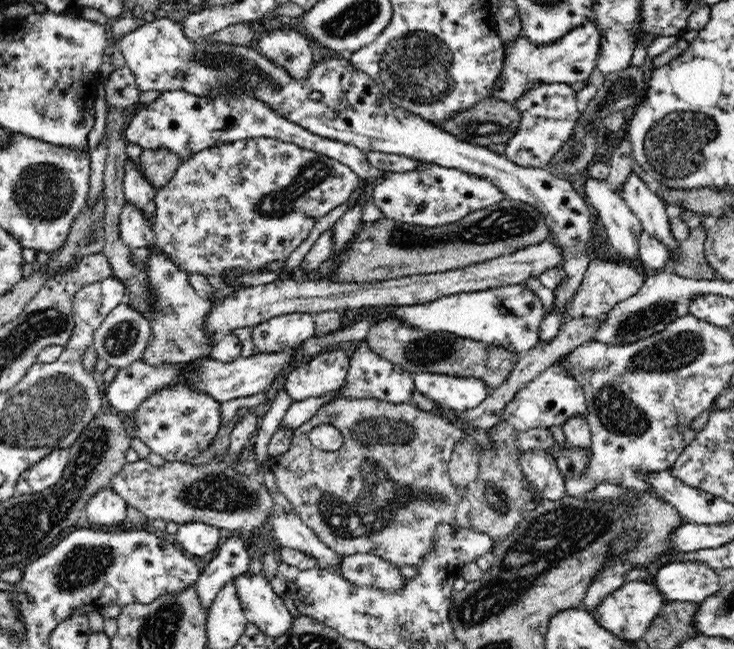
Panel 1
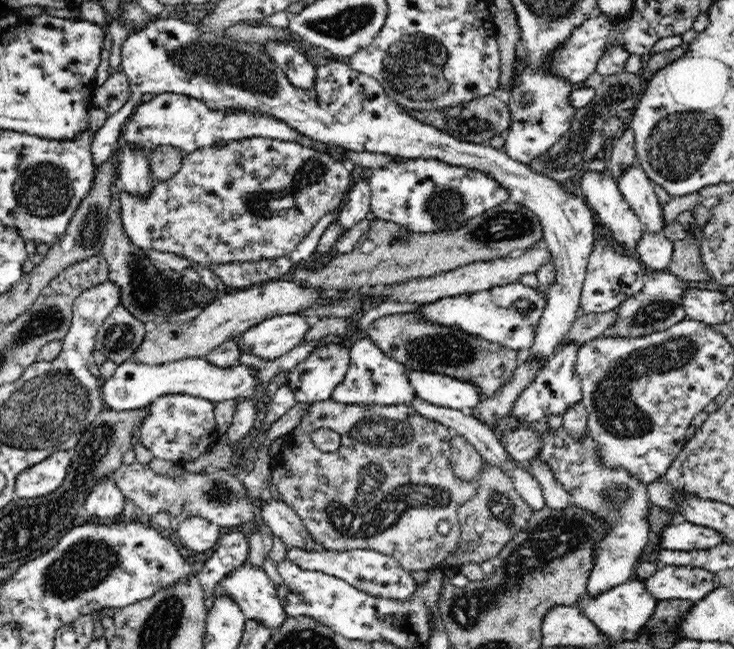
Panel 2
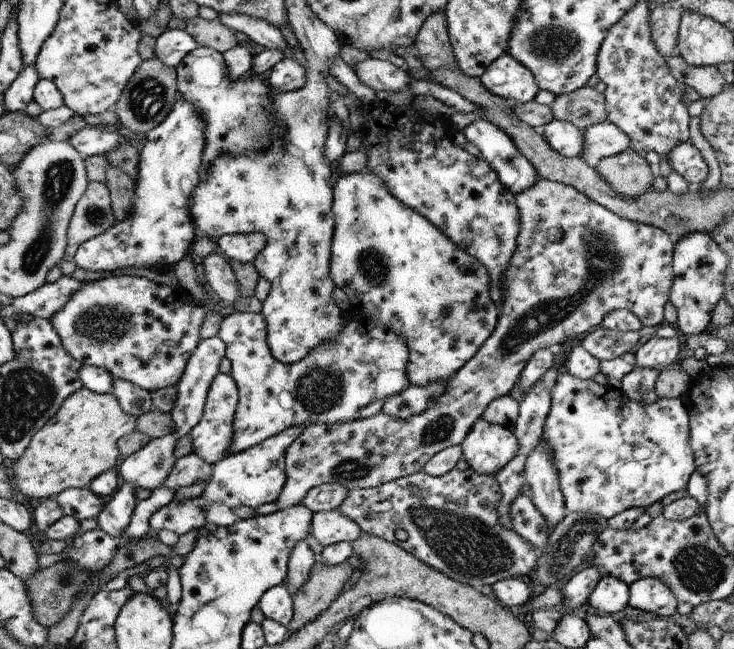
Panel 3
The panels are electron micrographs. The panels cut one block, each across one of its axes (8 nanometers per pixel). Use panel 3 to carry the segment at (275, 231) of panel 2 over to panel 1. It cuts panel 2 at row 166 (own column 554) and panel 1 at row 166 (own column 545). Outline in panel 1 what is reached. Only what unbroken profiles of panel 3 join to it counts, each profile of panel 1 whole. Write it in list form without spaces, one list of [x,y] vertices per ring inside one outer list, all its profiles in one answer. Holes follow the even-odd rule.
[[[246,138],[242,141],[223,143],[222,145],[202,150],[199,154],[192,156],[186,161],[182,160],[168,185],[157,191],[154,200],[156,212],[154,212],[152,218],[147,218],[139,208],[126,201],[127,204],[124,205],[119,216],[120,238],[130,248],[150,248],[151,246],[160,248],[166,255],[170,255],[180,270],[188,274],[197,272],[204,276],[222,276],[222,274],[232,270],[260,271],[272,262],[285,262],[288,256],[300,246],[300,243],[308,238],[308,234],[314,230],[316,222],[337,206],[349,202],[350,196],[354,195],[358,186],[360,186],[360,177],[348,166],[334,158],[329,158],[314,150],[304,149],[291,142],[284,142],[276,138]]]

